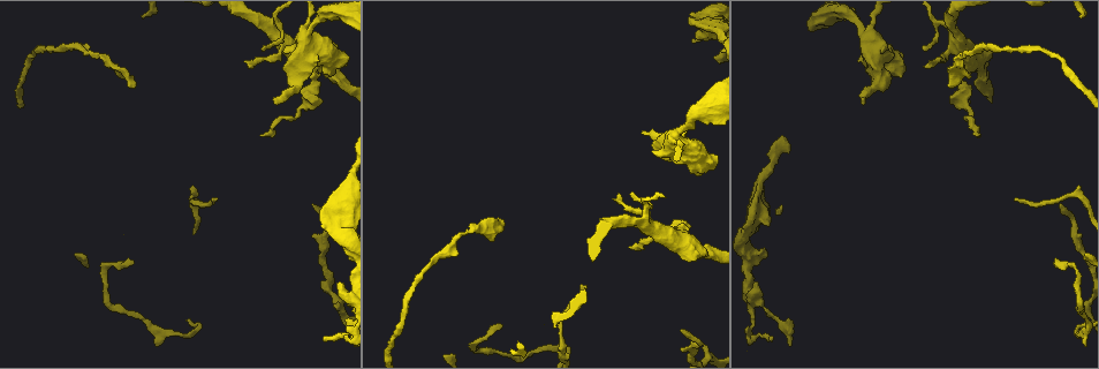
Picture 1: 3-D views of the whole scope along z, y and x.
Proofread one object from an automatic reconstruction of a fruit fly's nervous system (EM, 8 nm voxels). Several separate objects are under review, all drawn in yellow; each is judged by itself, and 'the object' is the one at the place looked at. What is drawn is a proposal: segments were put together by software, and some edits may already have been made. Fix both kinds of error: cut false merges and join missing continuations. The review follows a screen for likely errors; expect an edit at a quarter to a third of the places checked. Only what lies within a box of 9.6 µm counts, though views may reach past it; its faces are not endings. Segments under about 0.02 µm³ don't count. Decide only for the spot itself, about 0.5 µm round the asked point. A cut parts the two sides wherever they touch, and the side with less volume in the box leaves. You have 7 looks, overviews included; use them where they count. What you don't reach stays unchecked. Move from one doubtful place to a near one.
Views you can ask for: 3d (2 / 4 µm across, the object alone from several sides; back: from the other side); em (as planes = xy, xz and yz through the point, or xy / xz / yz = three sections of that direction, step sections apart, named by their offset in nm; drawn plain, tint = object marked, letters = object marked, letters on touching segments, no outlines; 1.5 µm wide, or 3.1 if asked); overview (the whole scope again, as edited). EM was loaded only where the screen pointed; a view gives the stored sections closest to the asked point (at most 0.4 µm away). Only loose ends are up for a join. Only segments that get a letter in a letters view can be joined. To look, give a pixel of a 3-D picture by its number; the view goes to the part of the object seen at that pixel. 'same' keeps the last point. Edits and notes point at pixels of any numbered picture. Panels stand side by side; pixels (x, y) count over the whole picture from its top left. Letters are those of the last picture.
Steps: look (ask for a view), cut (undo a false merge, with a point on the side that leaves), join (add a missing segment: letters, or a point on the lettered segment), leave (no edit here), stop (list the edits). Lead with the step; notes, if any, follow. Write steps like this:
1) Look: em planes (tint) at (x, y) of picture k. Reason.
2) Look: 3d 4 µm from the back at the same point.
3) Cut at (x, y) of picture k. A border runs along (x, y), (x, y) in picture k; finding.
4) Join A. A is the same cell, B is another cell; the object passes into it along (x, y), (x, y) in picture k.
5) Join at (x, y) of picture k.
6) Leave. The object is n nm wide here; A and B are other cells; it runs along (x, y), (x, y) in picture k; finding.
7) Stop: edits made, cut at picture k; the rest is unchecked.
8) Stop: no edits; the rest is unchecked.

Look: 3d 4 µm at (692, 41) of picture 1. Thin end.

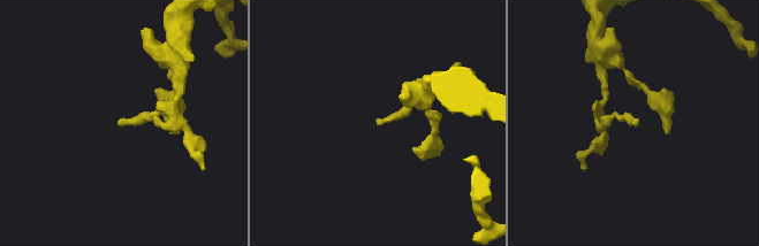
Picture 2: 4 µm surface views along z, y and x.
Look: em planes (letters) at (637, 120) of picture 2.

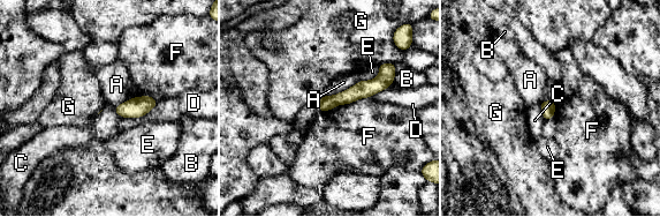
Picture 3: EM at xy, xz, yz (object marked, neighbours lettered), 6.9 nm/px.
Leave. A, B, C, D, E, F and G are other cells; a border runs along (371, 96), (318, 111) in picture 3; no lettered segment goes on from it.

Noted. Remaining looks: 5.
Look: em planes (tint) at (709, 15) of picture 1. Sudden change in width.

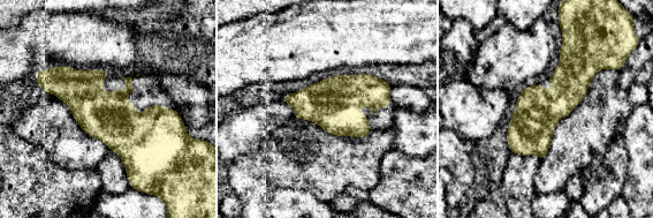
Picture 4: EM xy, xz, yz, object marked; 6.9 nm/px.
Look: em planes (letters) at the same point.

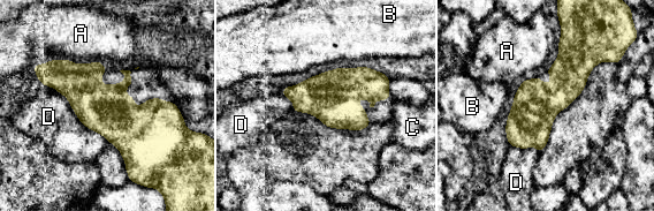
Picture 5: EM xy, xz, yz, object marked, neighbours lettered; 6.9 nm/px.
Leave. A, B, C and D are other cells; a border runs along (44, 84), (107, 142) in picture 5; one cell here.

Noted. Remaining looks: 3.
Look: 3d 2 µm at (493, 239) of picture 1. Tapers out.

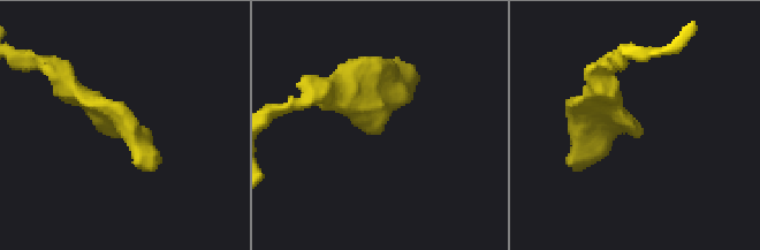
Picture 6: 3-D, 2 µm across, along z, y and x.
Look: em xz step 8 (tint) at (380, 125) of picture 6.

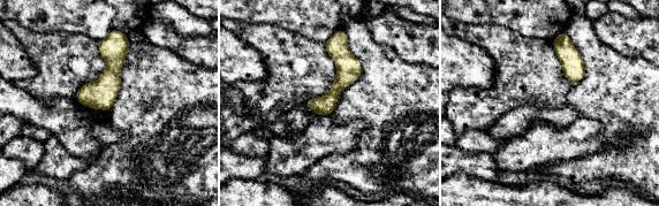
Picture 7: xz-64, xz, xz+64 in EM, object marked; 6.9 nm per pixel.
Look: em xy step 8 (letters) at the same point. Another direction.

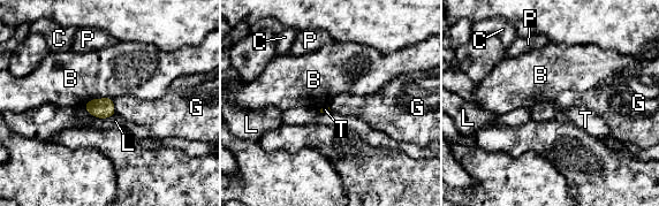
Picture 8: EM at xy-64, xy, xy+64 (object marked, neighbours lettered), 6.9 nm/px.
Leave. B, C, G, L, P and T are other cells; a border runs along (112, 99), (115, 112) in picture 8; none of them fits.

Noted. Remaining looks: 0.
Stop: no edits; the rest is unchecked.

